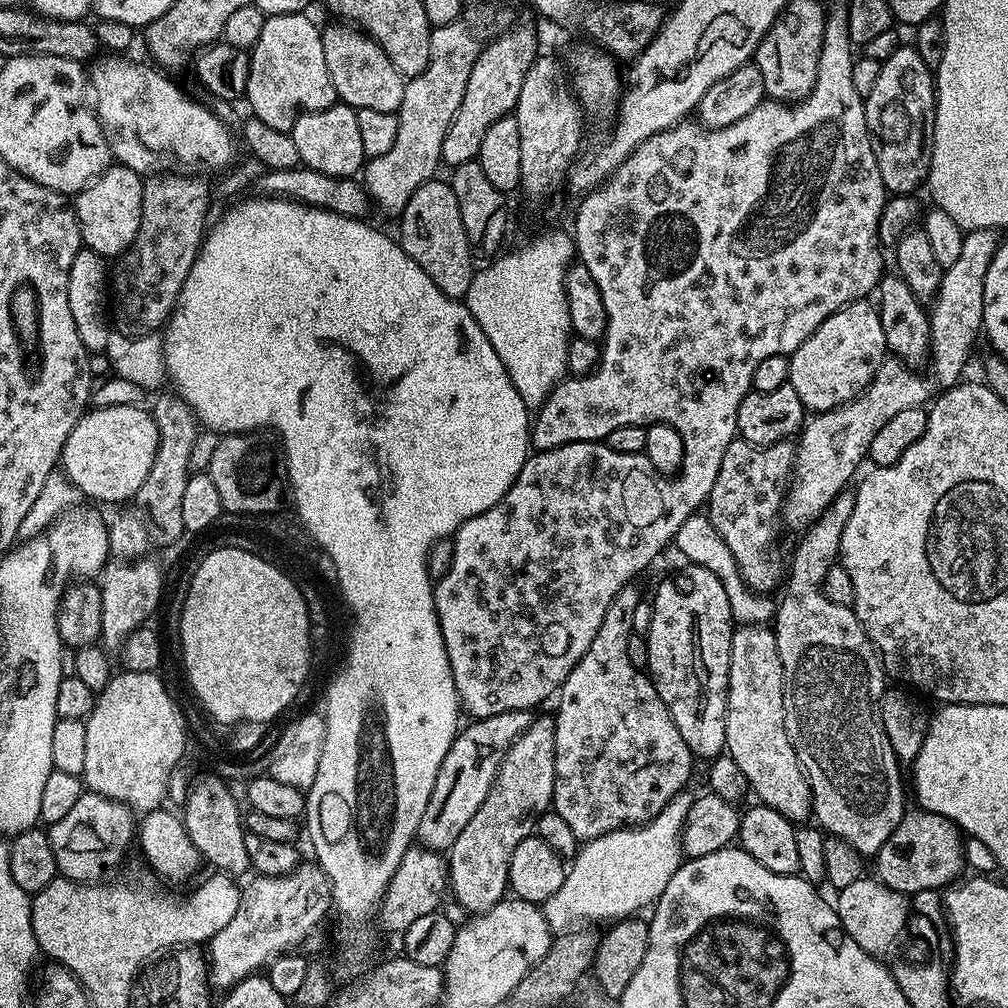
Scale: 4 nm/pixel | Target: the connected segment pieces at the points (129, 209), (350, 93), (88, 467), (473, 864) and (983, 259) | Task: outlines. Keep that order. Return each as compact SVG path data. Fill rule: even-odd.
M110 166L97 180L75 193L76 221L80 224L83 247L105 258L119 258L131 248L142 218L142 194L145 181L134 170Z
M352 32L324 36L326 70L330 70L330 82L337 97L352 108L397 113L402 106L406 78L386 58L379 44L365 37L362 38Z
M136 404L93 407L80 417L74 430L70 430L59 463L62 468L64 464L67 483L76 488L81 497L105 500L116 506L131 501L142 482L146 482L146 474L150 474L150 466L154 466L156 450L157 430L151 411L144 409L143 412Z
M551 719L548 720L536 720L531 727L527 729L519 739L513 742L511 748L509 748L506 758L500 763L499 774L496 777L496 783L492 787L492 792L486 798L486 802L482 802L482 806L478 808L474 814L474 818L470 818L470 822L466 822L466 827L462 829L462 834L458 834L458 838L454 838L452 847L447 849L446 859L448 862L448 879L450 881L451 895L456 895L456 900L465 908L468 912L474 912L470 914L485 914L491 911L492 907L499 904L501 900L505 899L506 893L509 891L510 885L508 882L508 875L510 874L510 858L514 858L514 850L518 850L518 846L525 838L533 835L533 821L536 817L540 816L543 812L549 811L552 808L552 795L554 794L554 778L556 777L556 771L554 770L554 758L556 757L556 726Z
M983 228L967 233L962 242L962 254L954 266L943 269L940 288L930 304L928 343L932 354L932 380L937 389L955 388L961 383L968 364L968 350L984 326L984 282L986 270L996 252L998 236L993 229Z

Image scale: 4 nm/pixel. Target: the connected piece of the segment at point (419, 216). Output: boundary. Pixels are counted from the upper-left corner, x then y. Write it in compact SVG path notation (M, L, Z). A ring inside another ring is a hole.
M440 178L428 180L414 194L410 194L410 202L400 212L400 236L398 243L407 256L426 270L442 290L442 294L453 298L467 297L470 282L474 275L472 256L474 249L466 238L466 226L462 226L462 210L458 210L458 198L454 198L451 183L440 181Z

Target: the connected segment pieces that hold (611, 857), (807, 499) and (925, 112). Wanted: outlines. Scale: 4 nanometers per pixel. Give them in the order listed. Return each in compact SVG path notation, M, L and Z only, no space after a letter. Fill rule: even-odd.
M685 790L677 794L674 798L670 798L668 805L664 807L657 816L653 816L651 820L646 820L643 824L620 828L617 832L608 832L604 836L599 836L598 838L587 841L587 843L579 849L575 859L571 861L570 867L564 873L562 886L558 886L555 894L553 894L549 900L544 901L542 905L544 917L553 933L559 934L575 929L577 926L583 925L580 924L583 920L608 920L607 922L615 922L625 918L632 918L637 914L643 913L640 911L642 911L644 907L647 909L649 906L655 905L662 894L662 890L666 890L666 882L670 882L670 878L674 878L674 874L680 869L682 863L681 833L684 831L684 824L687 822L687 815L690 814L690 808L694 799L693 793L690 793L691 791Z
M885 358L872 381L859 396L855 396L849 404L841 404L828 412L817 412L805 423L798 436L795 480L790 488L790 504L796 507L798 515L815 518L831 508L832 501L849 487L848 479L855 474L856 467L865 463L870 442L874 442L874 434L878 434L878 430L882 430L882 426L886 426L886 422L894 418L894 414L899 414L901 410L924 408L933 399L931 382L915 376L910 369L904 368L904 364L905 361L900 358Z
M898 46L890 58L879 65L880 73L872 84L872 89L866 92L864 113L866 126L872 136L874 158L878 162L878 174L882 174L885 189L892 194L912 194L915 188L925 183L928 171L932 165L932 131L936 121L936 86L934 72L922 62L915 47Z

